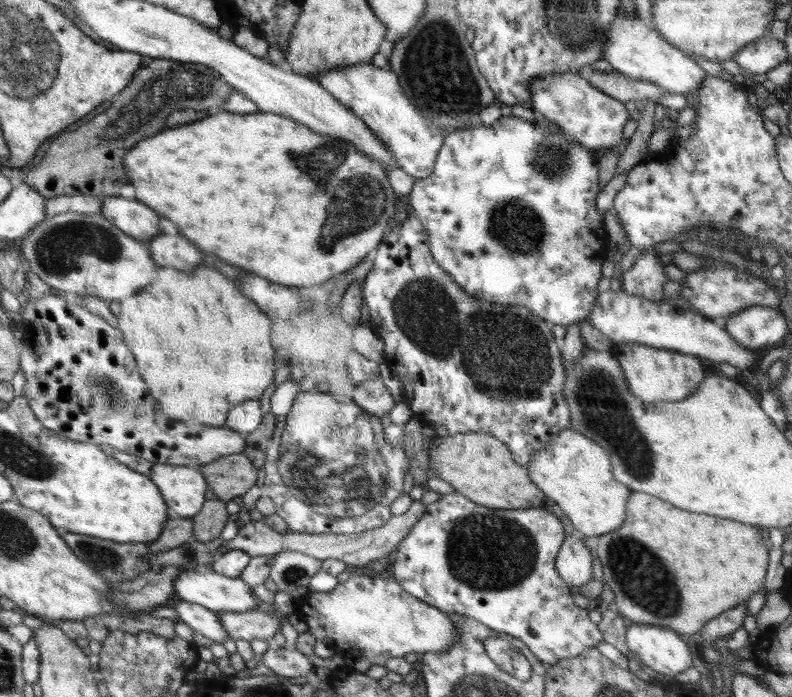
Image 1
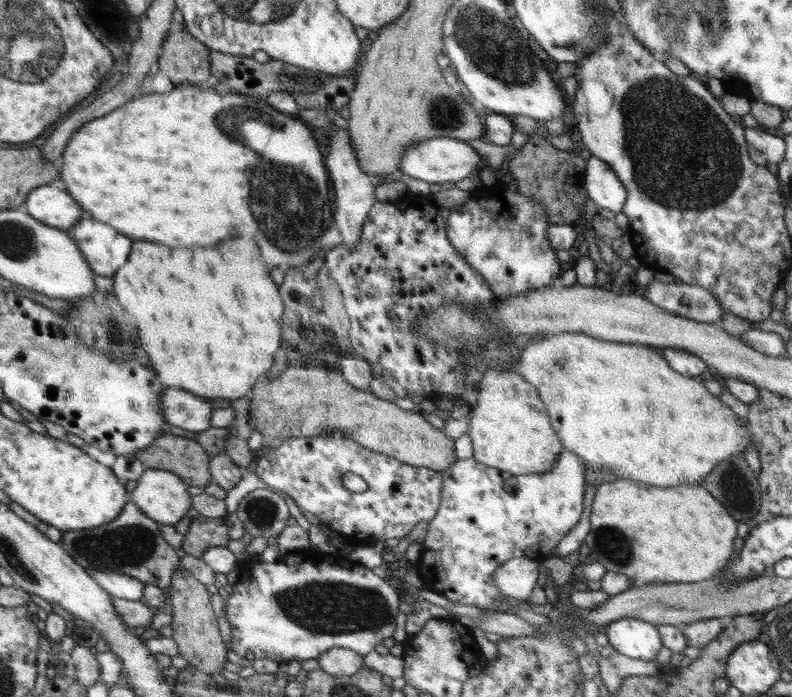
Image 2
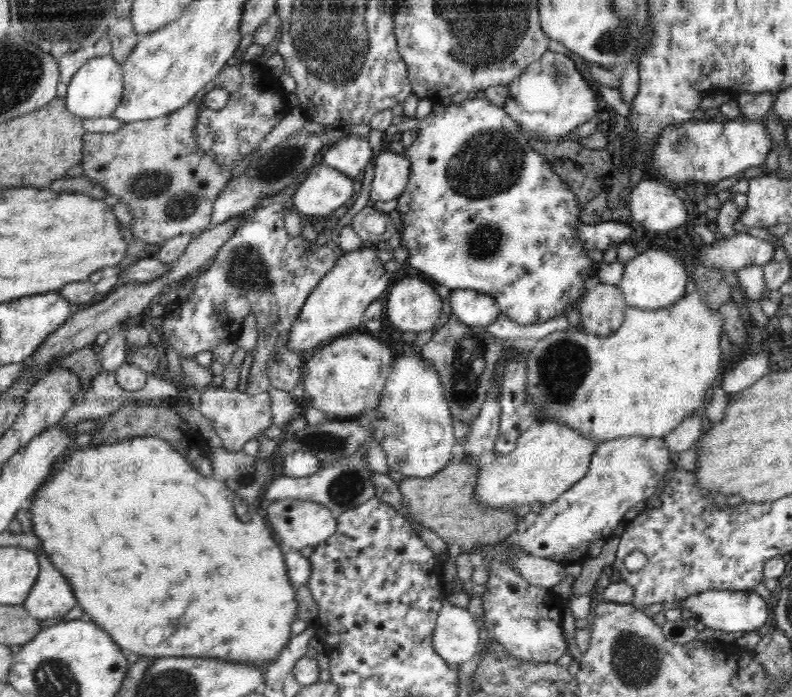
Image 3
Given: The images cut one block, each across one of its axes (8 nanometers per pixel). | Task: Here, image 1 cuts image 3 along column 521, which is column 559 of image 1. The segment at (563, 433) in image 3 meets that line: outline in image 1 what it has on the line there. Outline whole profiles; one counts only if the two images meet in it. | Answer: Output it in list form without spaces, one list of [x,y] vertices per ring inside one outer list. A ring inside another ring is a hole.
[[[574,428],[563,430],[550,440],[546,450],[536,450],[525,466],[530,480],[560,506],[576,533],[594,539],[622,526],[632,490],[612,477],[610,455],[591,438]]]

